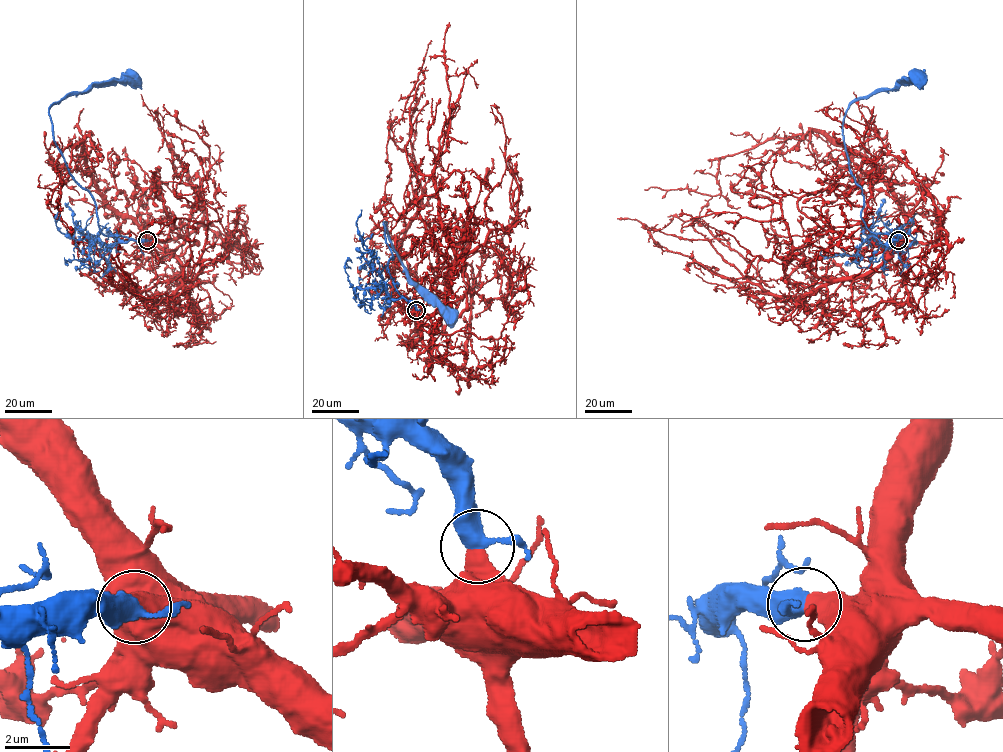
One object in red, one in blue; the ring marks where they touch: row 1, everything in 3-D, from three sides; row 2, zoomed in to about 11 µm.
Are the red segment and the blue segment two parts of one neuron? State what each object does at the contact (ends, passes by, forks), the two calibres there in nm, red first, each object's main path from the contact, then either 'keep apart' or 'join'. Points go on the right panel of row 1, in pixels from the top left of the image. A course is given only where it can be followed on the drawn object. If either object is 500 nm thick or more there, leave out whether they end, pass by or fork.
calibres 600 and 440 nm; course red (899, 240), (907, 222), (892, 189), (865, 158), (815, 131), (725, 155), (717, 194), (644, 189); course blue (898, 240), (871, 232), (861, 216), (862, 191), (850, 168), (842, 121), (853, 102), (892, 90), (917, 73); join

